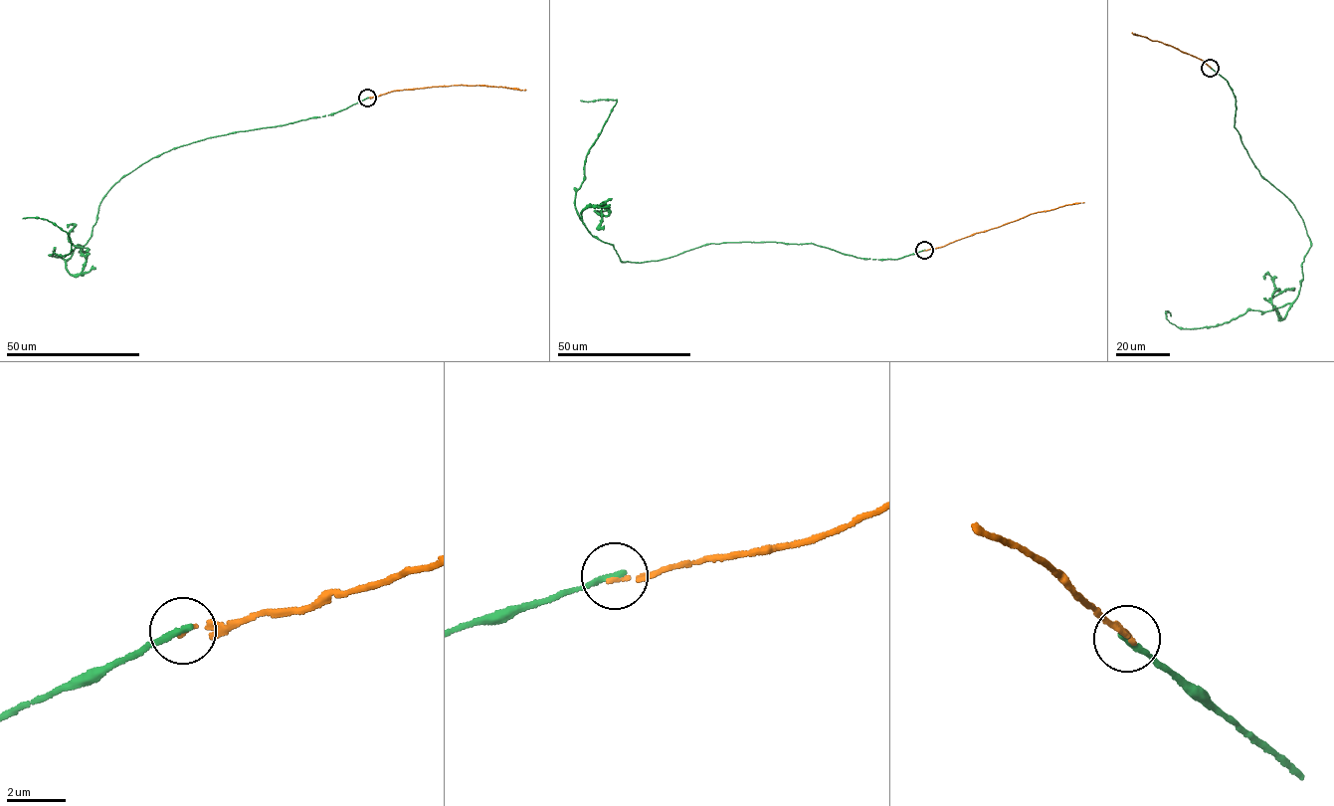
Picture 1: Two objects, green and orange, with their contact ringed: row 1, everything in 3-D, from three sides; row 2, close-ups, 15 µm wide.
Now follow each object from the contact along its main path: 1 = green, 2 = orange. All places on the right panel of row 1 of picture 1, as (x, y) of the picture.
1: (1210, 68), (1310, 247), (1293, 302), (1210, 326), (1171, 316)
2: (1211, 67), (1178, 48), (1132, 33)

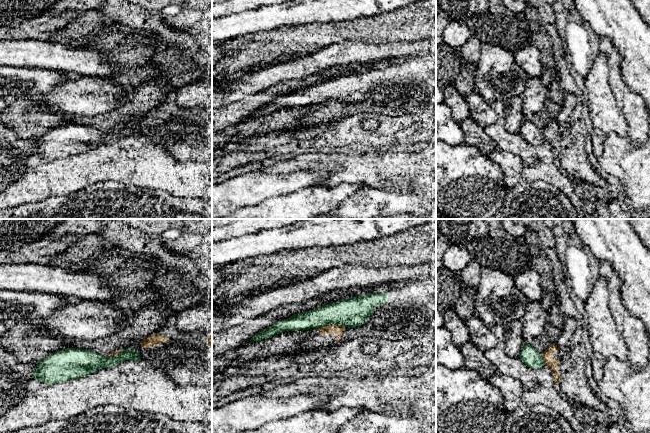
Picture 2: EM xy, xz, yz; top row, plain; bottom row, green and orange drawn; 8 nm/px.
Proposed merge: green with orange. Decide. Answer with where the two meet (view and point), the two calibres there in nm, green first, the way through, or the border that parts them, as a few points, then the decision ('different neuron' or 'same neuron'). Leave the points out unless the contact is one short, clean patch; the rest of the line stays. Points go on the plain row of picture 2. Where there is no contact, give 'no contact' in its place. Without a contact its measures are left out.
contact xz (330, 99); calibres 240 and 90 nm; border xz (344, 101), (326, 100), (317, 105); different neuron

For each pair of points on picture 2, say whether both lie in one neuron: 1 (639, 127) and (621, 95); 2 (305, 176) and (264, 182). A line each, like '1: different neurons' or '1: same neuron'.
1: same neuron
2: same neuron

